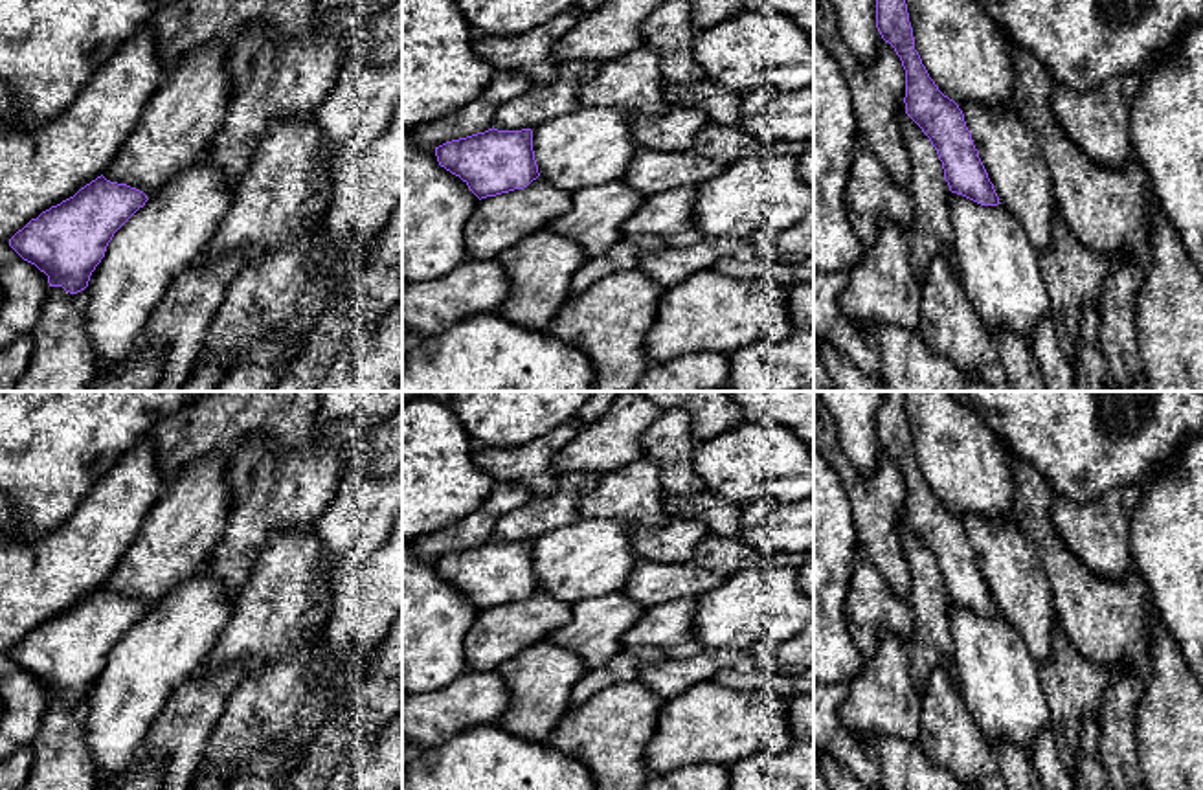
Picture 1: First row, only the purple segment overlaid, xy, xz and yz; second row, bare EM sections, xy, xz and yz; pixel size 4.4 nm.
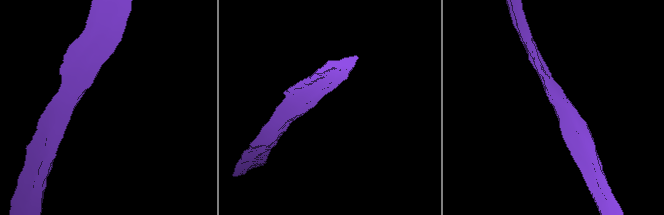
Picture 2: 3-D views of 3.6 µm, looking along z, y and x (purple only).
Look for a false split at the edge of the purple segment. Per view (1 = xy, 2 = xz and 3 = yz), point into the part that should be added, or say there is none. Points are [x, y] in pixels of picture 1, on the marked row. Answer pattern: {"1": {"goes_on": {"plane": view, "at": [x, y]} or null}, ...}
{"1": {"goes_on": null}, "2": {"goes_on": null}, "3": {"goes_on": null}}

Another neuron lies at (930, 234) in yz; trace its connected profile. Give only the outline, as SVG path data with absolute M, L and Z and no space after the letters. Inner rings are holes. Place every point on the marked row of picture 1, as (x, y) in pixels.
M900 114L898 125L913 167L907 189L913 208L913 224L902 228L902 235L909 248L913 272L916 279L924 283L935 255L950 257L957 270L948 208L951 191L944 180L937 149L922 129L907 114Z

